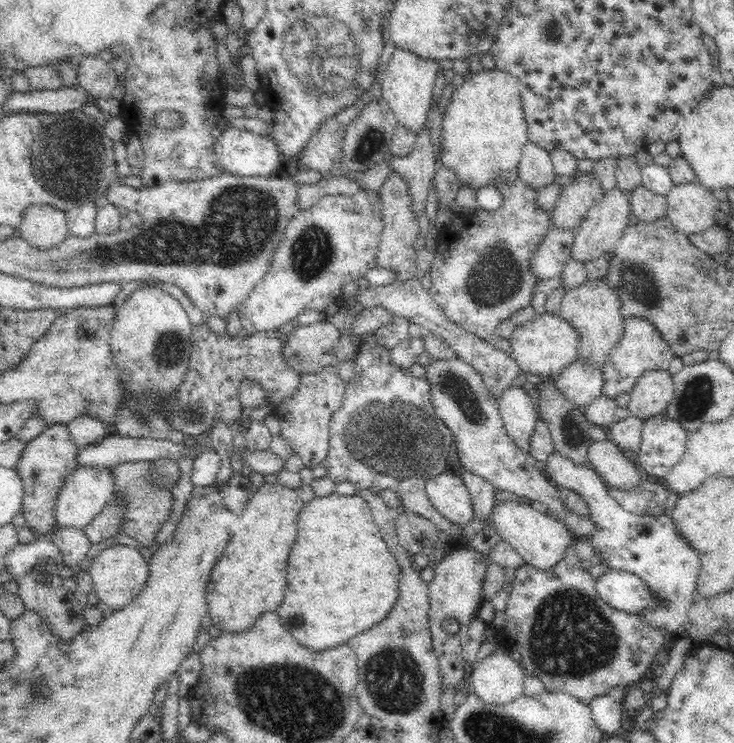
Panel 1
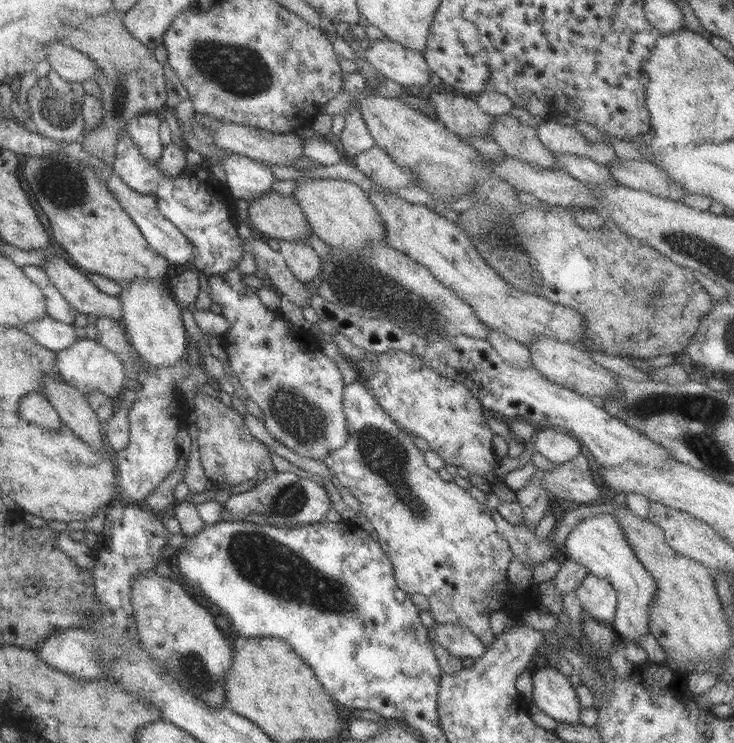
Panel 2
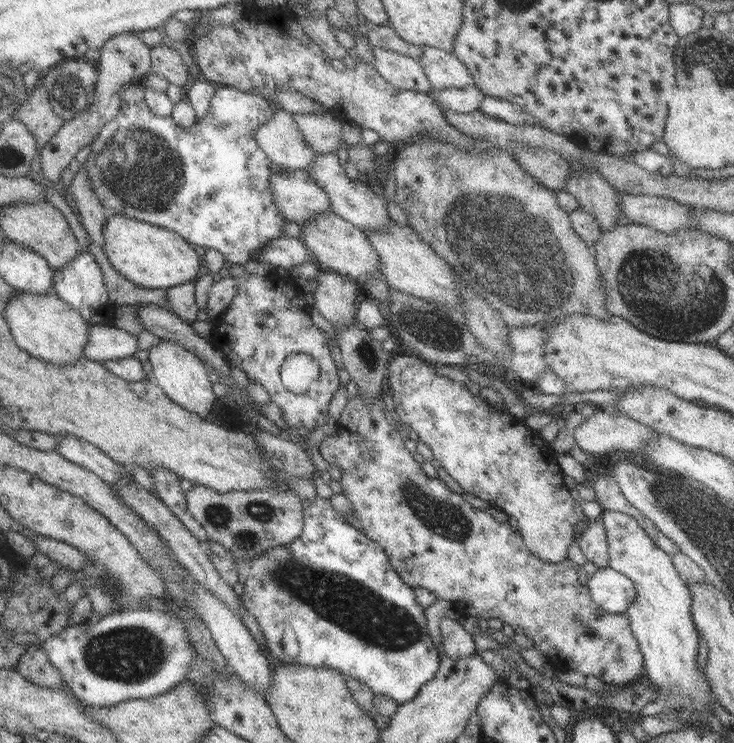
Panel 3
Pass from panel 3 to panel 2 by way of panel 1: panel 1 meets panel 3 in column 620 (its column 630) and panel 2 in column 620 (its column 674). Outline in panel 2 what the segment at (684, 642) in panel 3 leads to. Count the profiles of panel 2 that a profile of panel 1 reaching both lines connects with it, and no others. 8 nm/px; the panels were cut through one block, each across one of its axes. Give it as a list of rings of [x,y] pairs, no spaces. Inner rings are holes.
[[[610,512],[594,514],[580,519],[566,539],[567,558],[585,566],[589,573],[608,579],[617,590],[617,612],[610,624],[620,640],[636,643],[649,633],[648,605],[656,594],[656,581],[636,558],[632,547]]]

